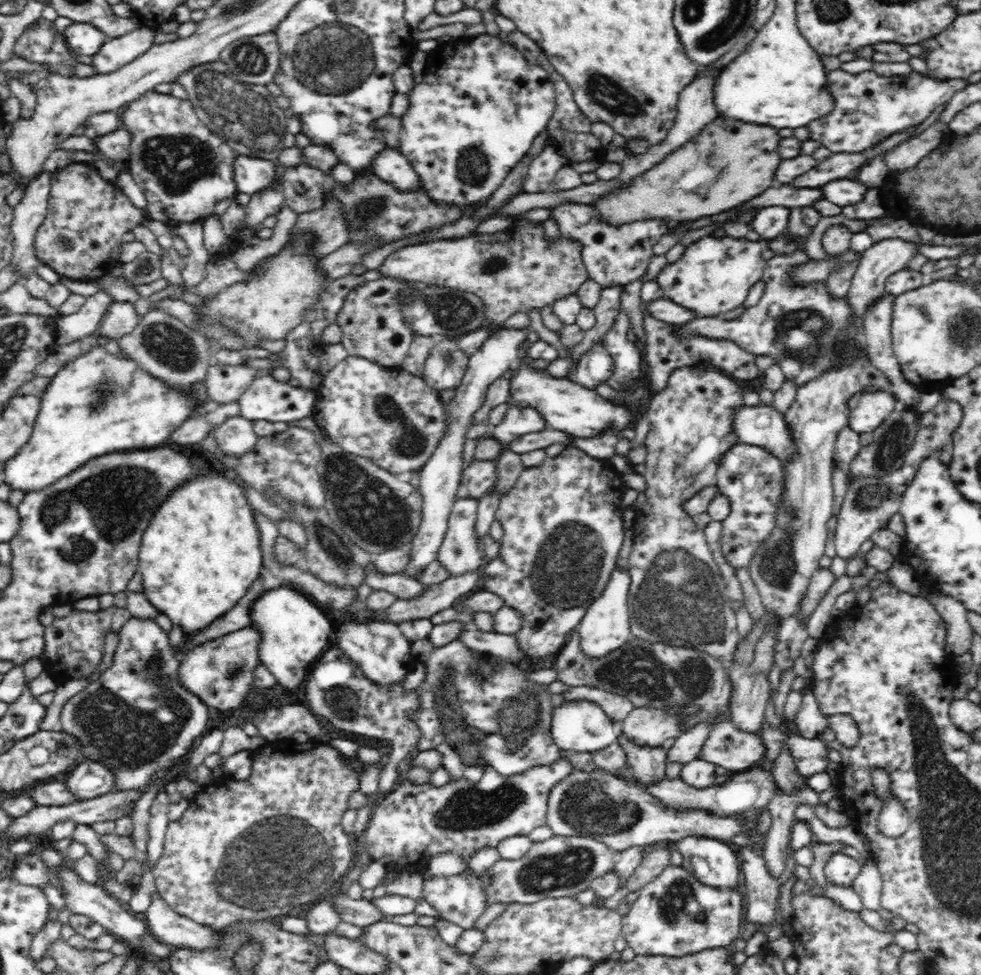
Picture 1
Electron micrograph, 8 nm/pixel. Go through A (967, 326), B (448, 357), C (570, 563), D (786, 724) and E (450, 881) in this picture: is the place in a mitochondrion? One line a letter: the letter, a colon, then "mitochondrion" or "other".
A: mitochondrion
B: mitochondrion
C: mitochondrion
D: other
E: other

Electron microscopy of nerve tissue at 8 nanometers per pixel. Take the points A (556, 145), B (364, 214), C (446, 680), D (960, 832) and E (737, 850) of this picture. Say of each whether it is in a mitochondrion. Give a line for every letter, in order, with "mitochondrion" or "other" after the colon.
A: other
B: mitochondrion
C: mitochondrion
D: mitochondrion
E: other

